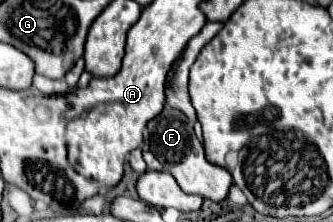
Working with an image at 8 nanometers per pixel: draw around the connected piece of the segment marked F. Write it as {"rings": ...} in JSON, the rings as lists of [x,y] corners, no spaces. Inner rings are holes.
{"rings":[[[165,107],[155,119],[149,121],[149,137],[151,137],[151,153],[163,163],[163,171],[171,173],[179,187],[187,193],[201,195],[203,199],[211,201],[225,201],[229,195],[229,187],[233,185],[233,179],[229,171],[211,165],[205,159],[205,151],[201,141],[193,133],[193,125],[187,123],[187,117],[171,107]]]}

